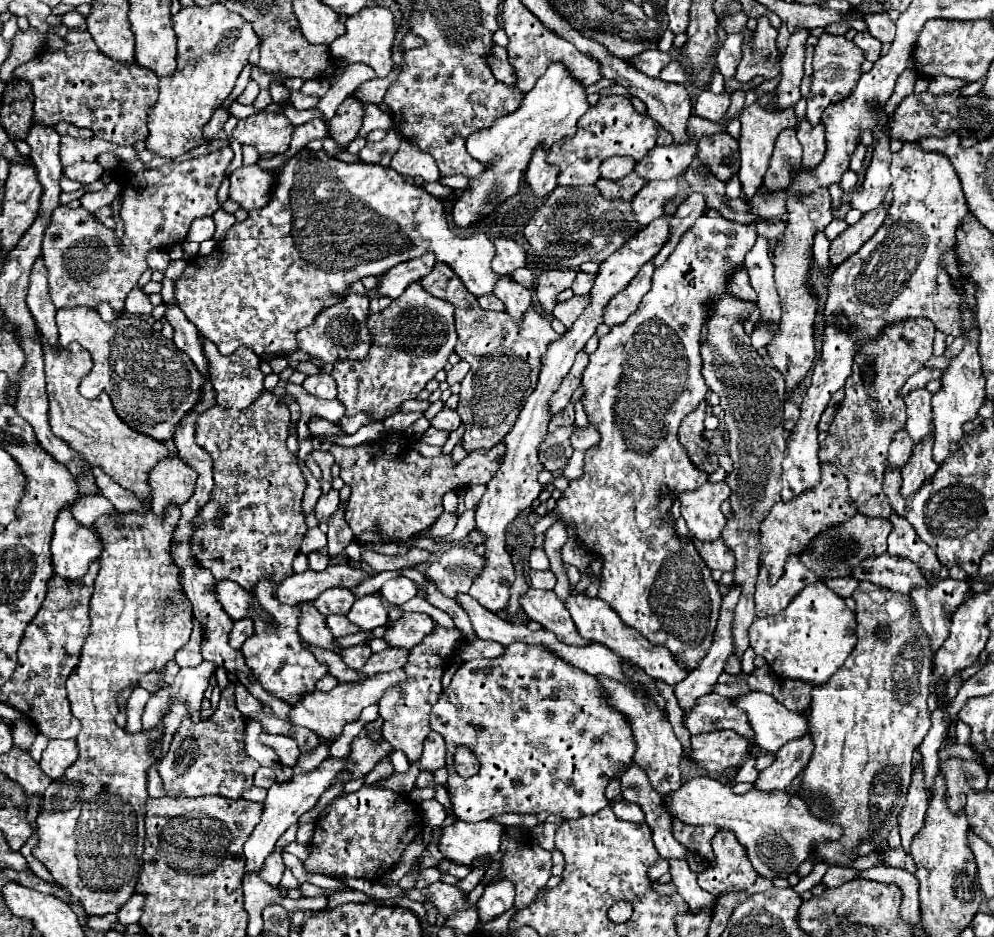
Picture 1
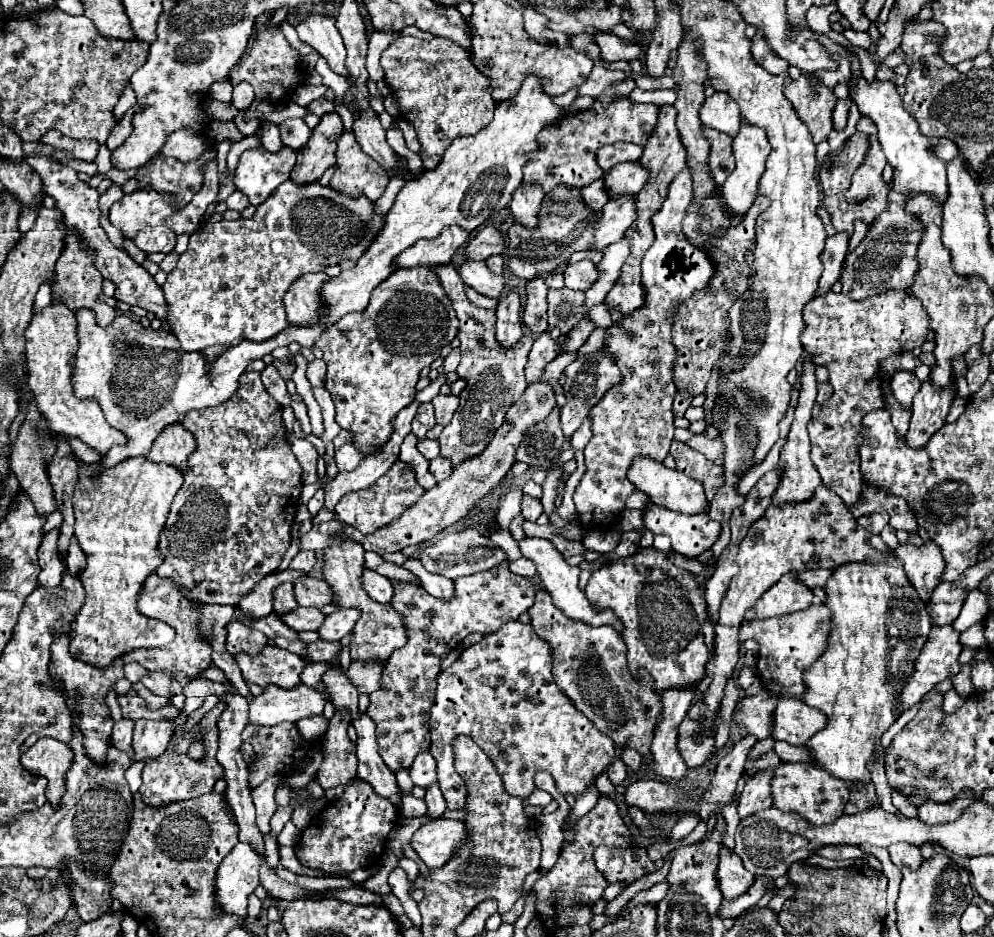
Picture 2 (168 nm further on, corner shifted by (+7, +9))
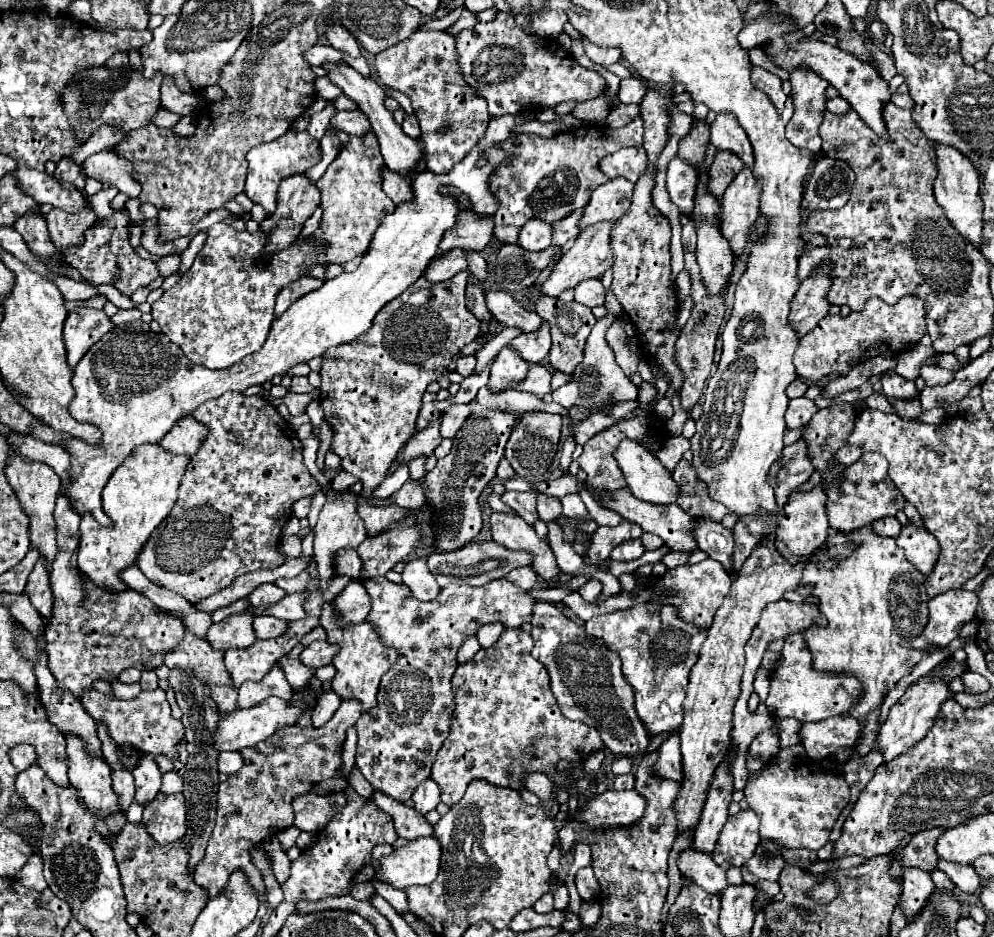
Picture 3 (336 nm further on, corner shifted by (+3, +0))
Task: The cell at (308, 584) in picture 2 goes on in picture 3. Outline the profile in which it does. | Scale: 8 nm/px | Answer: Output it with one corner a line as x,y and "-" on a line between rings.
309,591
303,593
293,593
293,595
285,595
277,605
263,609
263,607
253,607
249,605
251,611
255,611
257,615
275,615
279,619
287,619
287,621
295,621
295,619
303,619
303,615
307,615
307,611
303,611
303,603
307,601

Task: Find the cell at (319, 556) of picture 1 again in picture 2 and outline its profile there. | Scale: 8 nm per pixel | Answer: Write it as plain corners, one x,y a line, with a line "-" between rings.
299,552
299,554
291,560
289,568
307,574
307,572
313,568
313,564
315,564
315,554
313,554
313,552

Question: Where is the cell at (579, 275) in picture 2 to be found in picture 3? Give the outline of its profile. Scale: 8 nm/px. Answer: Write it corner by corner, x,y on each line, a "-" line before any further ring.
585,279
583,283
579,283
579,287
575,287
575,301
587,307
603,305
605,289
601,285
601,279

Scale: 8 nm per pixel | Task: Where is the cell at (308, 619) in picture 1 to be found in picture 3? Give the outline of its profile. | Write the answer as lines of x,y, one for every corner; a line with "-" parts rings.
265,583
265,585
259,585
251,595
249,595
249,601
251,605
255,607
271,607
275,603
279,603
279,599
283,599
287,593
277,587
275,583

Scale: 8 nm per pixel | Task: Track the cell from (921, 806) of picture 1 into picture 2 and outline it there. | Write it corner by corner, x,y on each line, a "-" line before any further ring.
895,844
895,846
889,846
889,854
891,854
891,862
897,866
897,868
919,868
921,862
923,862
923,856
921,856
921,850
913,844

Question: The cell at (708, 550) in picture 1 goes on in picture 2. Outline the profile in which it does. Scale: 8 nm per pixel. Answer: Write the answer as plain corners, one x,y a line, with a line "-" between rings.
649,502
645,508
643,508
643,524
653,532
653,534
665,534
671,538
671,546
675,552
681,552
685,556
699,556
701,552
709,550
719,534
721,534
721,524
711,520
707,512
703,514
693,514
693,516
687,516
687,514
679,514
679,512
673,512
673,510
667,510
663,506
655,506
653,502

